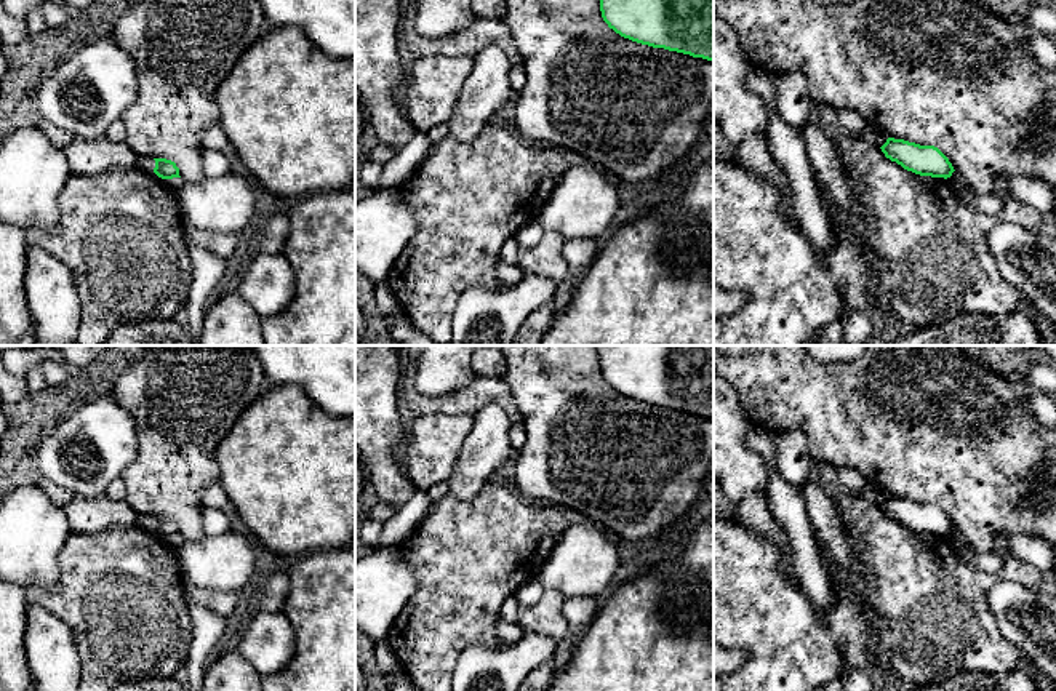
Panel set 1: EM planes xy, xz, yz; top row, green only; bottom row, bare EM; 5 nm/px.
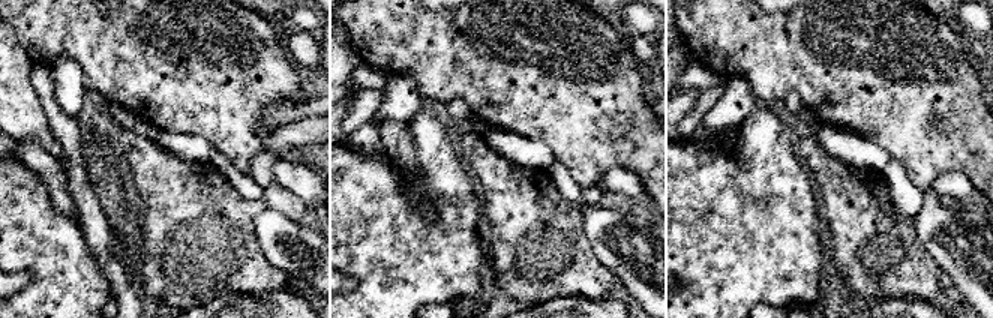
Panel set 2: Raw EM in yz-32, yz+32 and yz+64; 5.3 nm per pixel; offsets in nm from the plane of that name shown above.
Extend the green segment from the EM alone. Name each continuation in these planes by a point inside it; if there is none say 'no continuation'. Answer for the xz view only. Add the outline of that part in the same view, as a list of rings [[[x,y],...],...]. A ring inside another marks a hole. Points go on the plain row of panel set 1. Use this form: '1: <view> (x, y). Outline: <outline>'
no continuation

